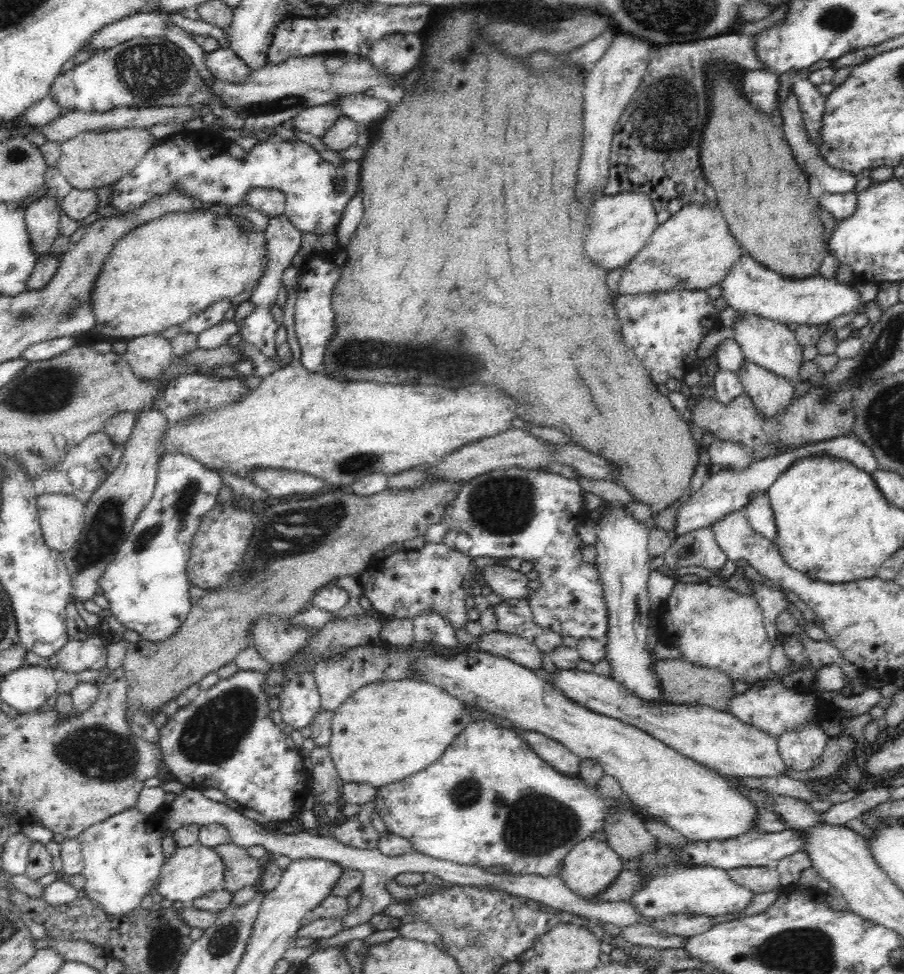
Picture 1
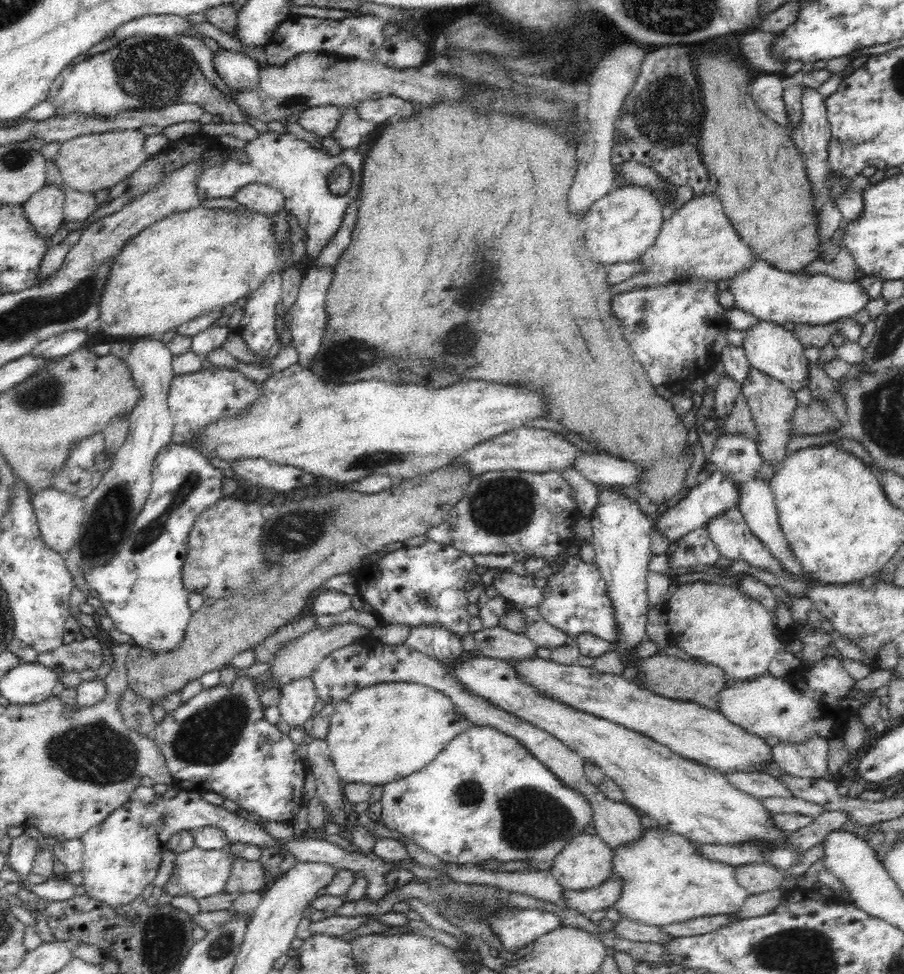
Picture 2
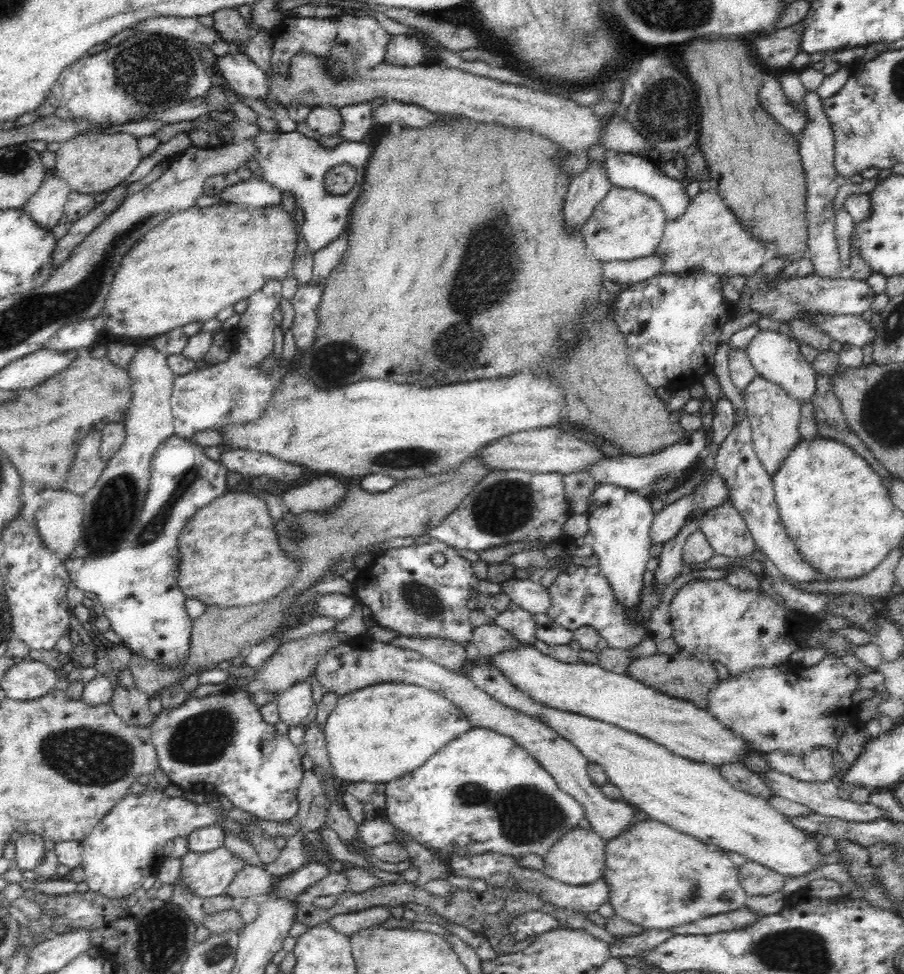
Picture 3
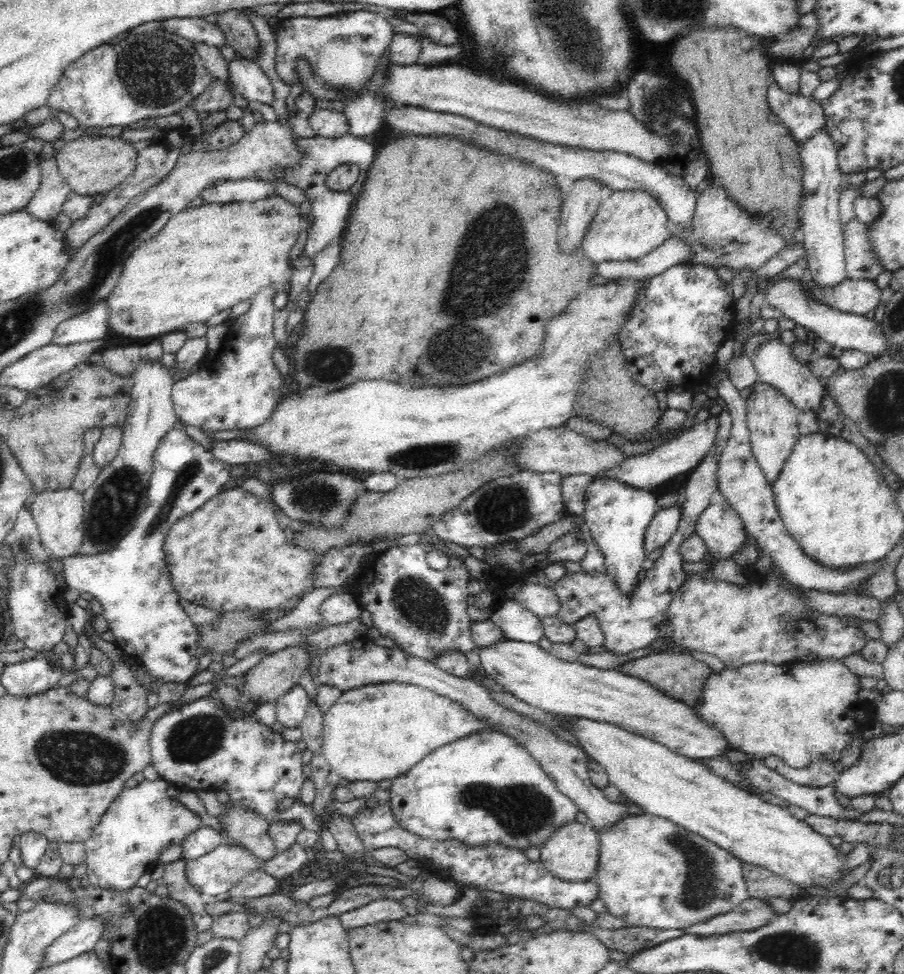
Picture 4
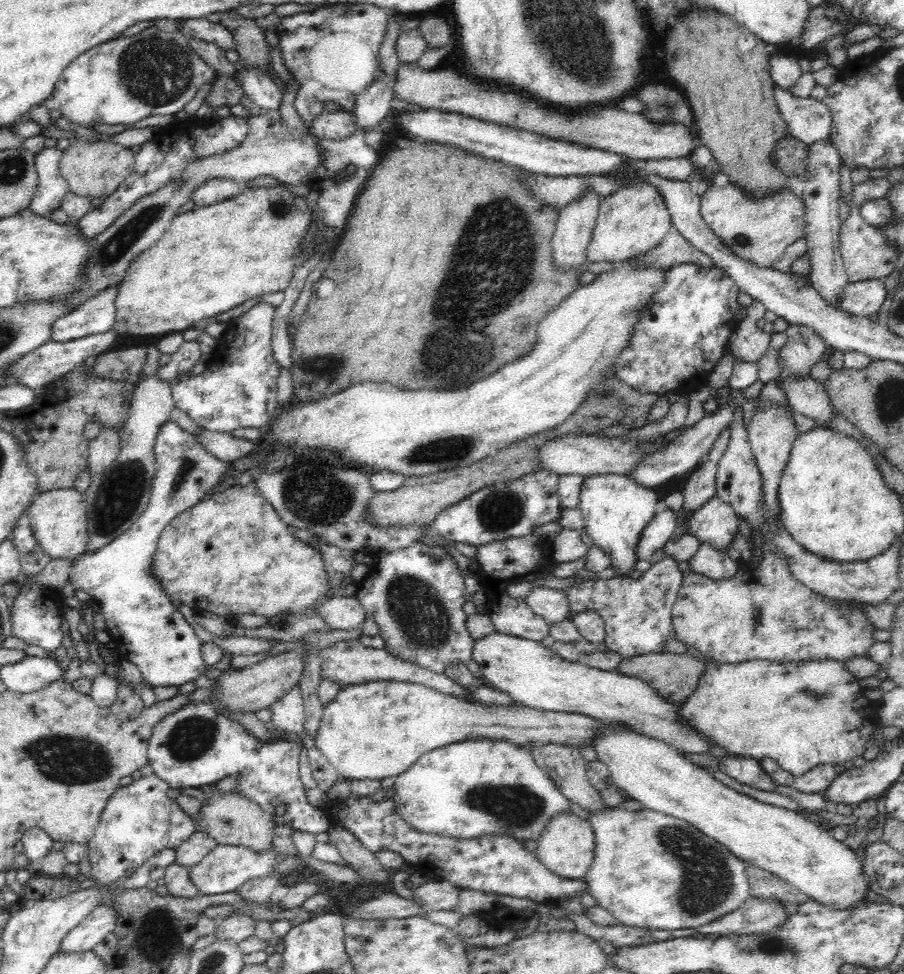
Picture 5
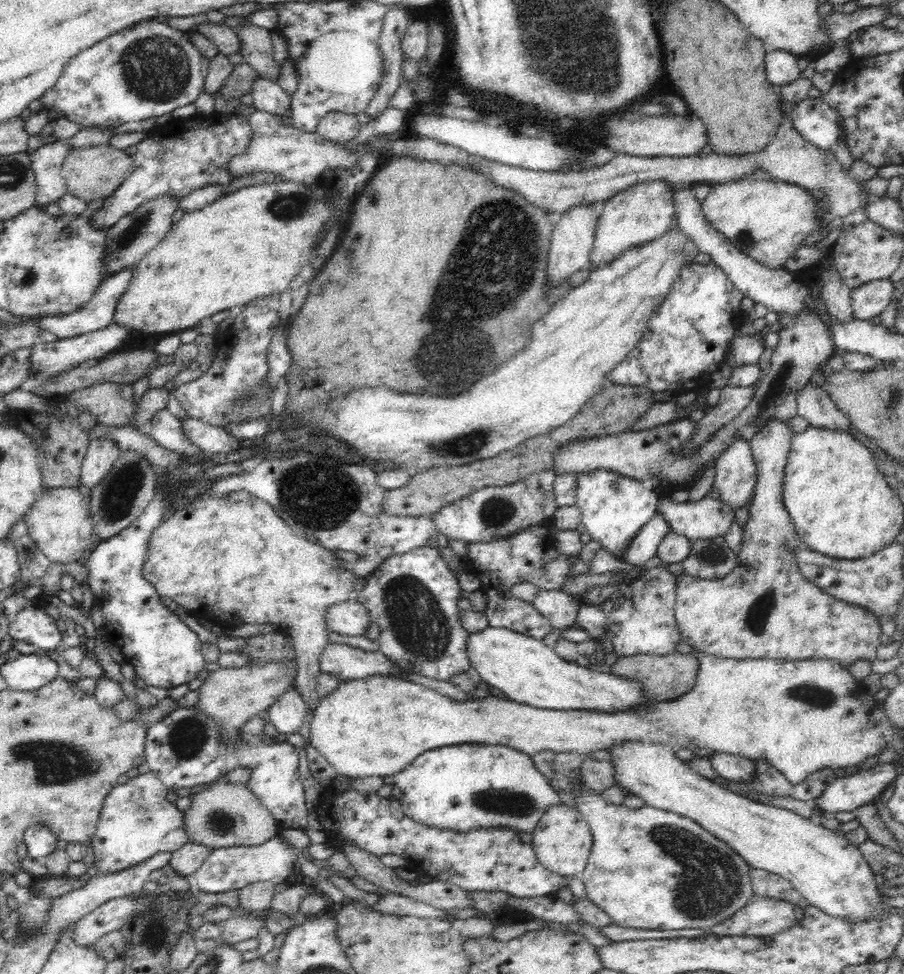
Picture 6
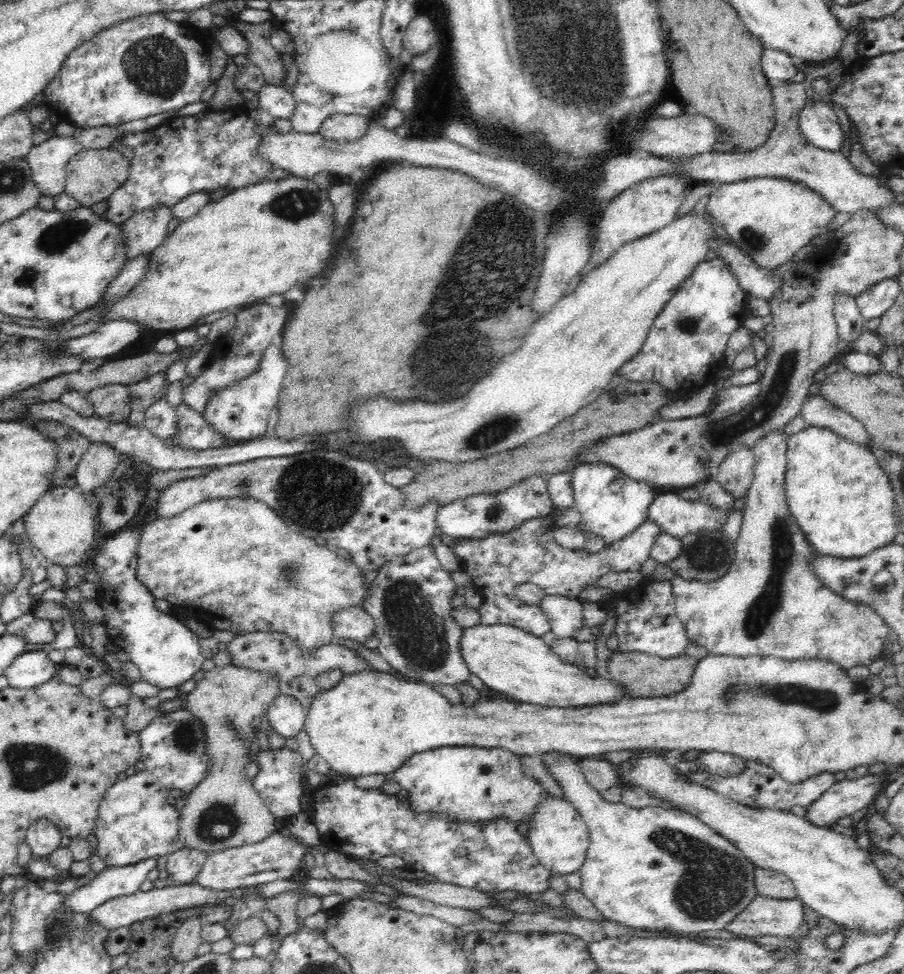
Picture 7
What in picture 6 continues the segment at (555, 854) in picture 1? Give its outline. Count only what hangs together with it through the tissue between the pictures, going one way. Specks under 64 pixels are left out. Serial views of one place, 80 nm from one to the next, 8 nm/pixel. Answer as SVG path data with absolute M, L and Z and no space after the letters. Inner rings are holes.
M460 744L428 750L418 756L408 768L393 776L393 782L402 789L402 811L409 818L425 826L434 826L455 832L508 828L513 832L533 833L544 811L556 803L562 803L557 790L535 767L533 758L508 746L484 744Z

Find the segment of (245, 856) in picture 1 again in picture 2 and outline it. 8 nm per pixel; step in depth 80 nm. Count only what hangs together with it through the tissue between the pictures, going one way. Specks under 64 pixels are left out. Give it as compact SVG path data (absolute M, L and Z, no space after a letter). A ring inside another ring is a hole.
M232 854L232 870L226 882L225 892L228 894L246 894L246 892L262 892L268 886L266 871L259 861L246 861Z

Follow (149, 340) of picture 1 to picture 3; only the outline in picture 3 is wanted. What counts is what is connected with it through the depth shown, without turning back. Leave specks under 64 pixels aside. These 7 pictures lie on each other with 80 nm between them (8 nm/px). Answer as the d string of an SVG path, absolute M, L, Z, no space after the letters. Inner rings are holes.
M142 346L137 354L132 358L127 368L132 384L132 396L127 408L126 416L123 420L125 424L125 441L120 450L109 460L104 467L98 482L88 492L82 495L85 502L85 513L83 518L83 534L79 539L74 551L68 557L70 558L98 558L112 551L128 536L131 527L140 517L151 482L151 462L156 449L168 437L175 432L173 423L174 415L171 407L171 392L175 379L174 373L168 367L166 358L168 354L158 352L152 346Z

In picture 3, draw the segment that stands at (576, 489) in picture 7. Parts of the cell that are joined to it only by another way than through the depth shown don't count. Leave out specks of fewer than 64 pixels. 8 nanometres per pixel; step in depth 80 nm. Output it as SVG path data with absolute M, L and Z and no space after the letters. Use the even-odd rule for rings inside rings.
M600 484L592 491L590 506L586 512L588 517L589 534L593 536L593 553L598 557L600 572L610 581L612 592L616 595L616 601L624 606L624 609L632 615L637 615L637 606L645 587L643 574L646 563L650 557L651 538L649 535L651 522L654 514L652 512L652 501L650 495L641 495L638 491Z

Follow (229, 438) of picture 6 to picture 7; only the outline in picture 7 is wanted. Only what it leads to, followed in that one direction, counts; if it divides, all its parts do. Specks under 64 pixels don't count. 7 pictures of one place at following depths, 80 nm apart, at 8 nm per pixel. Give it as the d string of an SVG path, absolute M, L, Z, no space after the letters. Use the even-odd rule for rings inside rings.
M184 401L176 408L176 432L168 446L179 446L190 450L208 450L225 447L234 442L218 434L203 417L202 413L194 412Z

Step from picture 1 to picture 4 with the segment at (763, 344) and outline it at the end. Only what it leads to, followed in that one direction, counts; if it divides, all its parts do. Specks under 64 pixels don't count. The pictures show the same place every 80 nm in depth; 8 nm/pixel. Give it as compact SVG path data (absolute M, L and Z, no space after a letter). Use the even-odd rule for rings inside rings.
M780 338L768 340L752 356L757 372L757 382L765 382L777 388L798 410L816 410L820 408L822 396L826 390L824 381L818 378L809 365L798 362L792 355L792 346L784 344Z

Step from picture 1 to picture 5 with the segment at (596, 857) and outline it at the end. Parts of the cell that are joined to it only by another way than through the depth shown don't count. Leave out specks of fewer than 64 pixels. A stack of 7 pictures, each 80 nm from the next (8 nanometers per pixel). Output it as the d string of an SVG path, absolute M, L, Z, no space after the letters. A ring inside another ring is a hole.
M572 811L565 813L552 818L544 832L540 833L535 855L554 874L565 879L582 880L592 864L596 844L594 830L587 819L581 820Z

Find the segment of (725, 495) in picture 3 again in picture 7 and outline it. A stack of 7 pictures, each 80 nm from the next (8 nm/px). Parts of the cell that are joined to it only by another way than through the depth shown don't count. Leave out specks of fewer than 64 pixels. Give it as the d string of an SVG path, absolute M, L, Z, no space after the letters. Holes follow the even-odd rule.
M550 516L531 518L507 533L456 539L454 544L448 546L459 558L460 569L470 578L469 587L482 598L482 605L478 608L482 624L512 625L541 637L541 632L548 627L548 620L542 609L518 600L515 595L518 584L532 583L550 596L578 599L582 590L594 587L596 580L610 572L640 570L642 563L650 556L651 546L663 532L657 524L646 520L622 540L605 545L596 553L588 553L586 549L568 550L556 543L552 534L554 527L555 522Z

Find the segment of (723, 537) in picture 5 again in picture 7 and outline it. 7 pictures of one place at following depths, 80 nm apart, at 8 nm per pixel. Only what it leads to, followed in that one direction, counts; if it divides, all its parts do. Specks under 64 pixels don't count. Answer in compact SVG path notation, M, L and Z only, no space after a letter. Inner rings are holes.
M678 490L656 494L648 507L647 520L657 524L664 533L682 538L700 531L722 530L728 512L712 508L700 500L686 500Z

